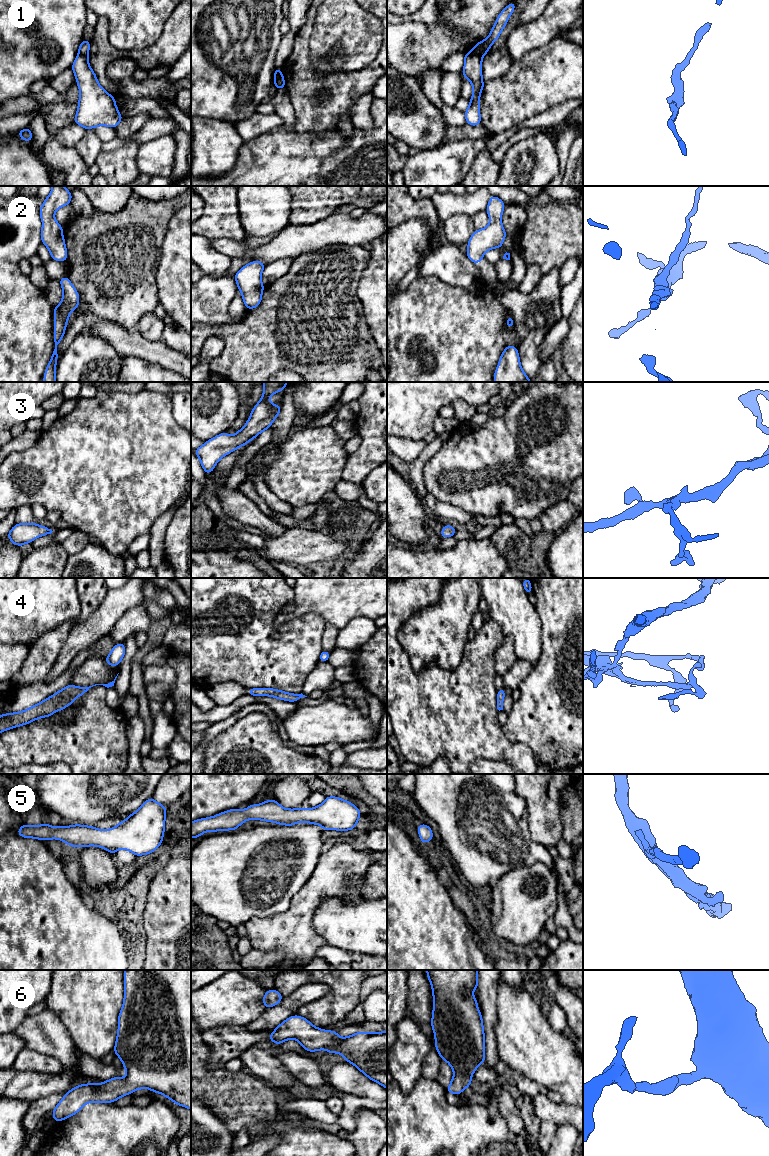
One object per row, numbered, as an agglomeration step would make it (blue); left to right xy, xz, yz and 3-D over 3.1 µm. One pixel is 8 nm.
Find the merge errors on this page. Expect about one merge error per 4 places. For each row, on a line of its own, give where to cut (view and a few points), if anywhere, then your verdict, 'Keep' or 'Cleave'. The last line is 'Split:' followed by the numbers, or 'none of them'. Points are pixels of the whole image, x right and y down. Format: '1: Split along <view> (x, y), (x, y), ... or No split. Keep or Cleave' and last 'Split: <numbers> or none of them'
1: Split along xy (78, 53), (87, 57). Cleave
2: No split. Keep
3: No split. Keep
4: No split. Keep
5: No split. Keep
6: No split. Keep
Split: 1

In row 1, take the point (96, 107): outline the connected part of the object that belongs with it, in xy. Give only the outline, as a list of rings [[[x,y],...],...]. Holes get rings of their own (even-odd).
[[[78,54],[71,68],[80,92],[74,123],[86,130],[100,125],[116,128],[123,119],[115,105],[116,98],[100,86],[88,57]]]

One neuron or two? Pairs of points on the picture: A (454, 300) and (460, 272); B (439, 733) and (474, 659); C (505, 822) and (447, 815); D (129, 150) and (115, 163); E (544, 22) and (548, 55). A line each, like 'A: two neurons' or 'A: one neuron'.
A: two neurons
B: one neuron
C: one neuron
D: one neuron
E: two neurons

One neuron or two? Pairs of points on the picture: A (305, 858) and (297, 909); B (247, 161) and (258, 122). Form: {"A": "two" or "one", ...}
{"A": "two", "B": "two"}

